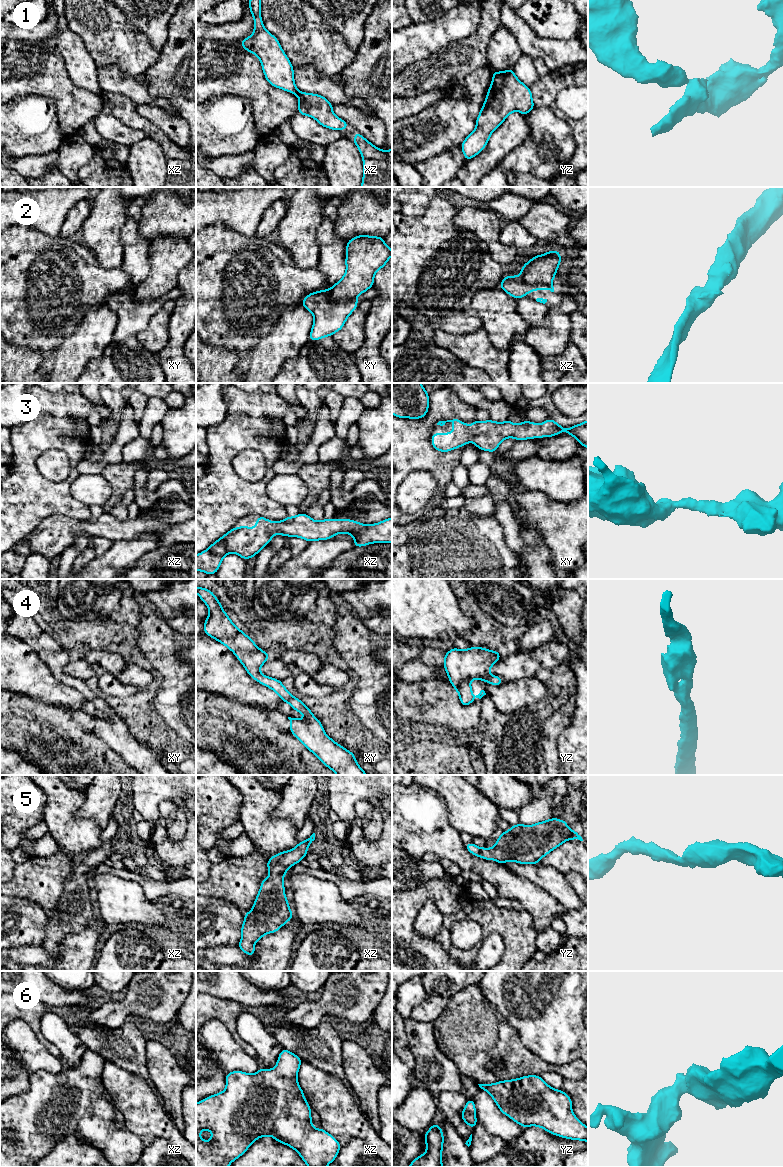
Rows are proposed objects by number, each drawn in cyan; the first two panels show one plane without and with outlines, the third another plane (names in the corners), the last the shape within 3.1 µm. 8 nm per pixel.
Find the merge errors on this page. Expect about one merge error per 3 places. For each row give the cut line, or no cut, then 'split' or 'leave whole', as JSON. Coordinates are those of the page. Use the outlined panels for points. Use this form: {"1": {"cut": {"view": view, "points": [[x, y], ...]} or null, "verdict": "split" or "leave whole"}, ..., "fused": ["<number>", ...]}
{"1": {"cut": {"view": "xz", "points": [[298, 91], [296, 94]]}, "verdict": "split"}, "2": {"cut": {"view": "xz", "points": [[518, 276], [528, 284], [551, 284]]}, "verdict": "split"}, "3": {"cut": null, "verdict": "leave whole"}, "4": {"cut": null, "verdict": "leave whole"}, "5": {"cut": null, "verdict": "leave whole"}, "6": {"cut": null, "verdict": "leave whole"}, "fused": ["1", "2"]}

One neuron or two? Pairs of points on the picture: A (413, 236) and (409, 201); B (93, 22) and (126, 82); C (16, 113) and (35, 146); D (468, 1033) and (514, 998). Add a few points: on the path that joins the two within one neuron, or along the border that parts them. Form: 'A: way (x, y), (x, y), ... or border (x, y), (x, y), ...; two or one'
A: border (430, 201), (419, 216), (402, 214); two
B: border (98, 68), (116, 65), (129, 76), (141, 73); two
C: way (24, 121), (35, 132), (35, 138); one
D: border (482, 993), (513, 1028); two

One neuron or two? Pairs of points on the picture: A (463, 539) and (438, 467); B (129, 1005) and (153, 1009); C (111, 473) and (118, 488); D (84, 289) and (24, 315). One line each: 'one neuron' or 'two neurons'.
A: two neurons
B: one neuron
C: one neuron
D: one neuron

